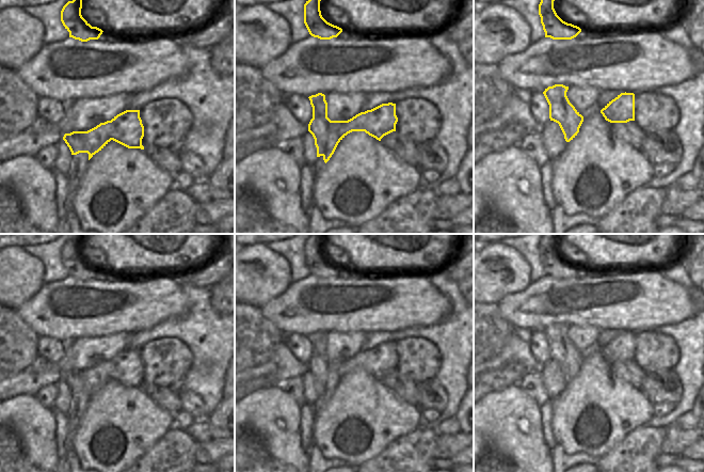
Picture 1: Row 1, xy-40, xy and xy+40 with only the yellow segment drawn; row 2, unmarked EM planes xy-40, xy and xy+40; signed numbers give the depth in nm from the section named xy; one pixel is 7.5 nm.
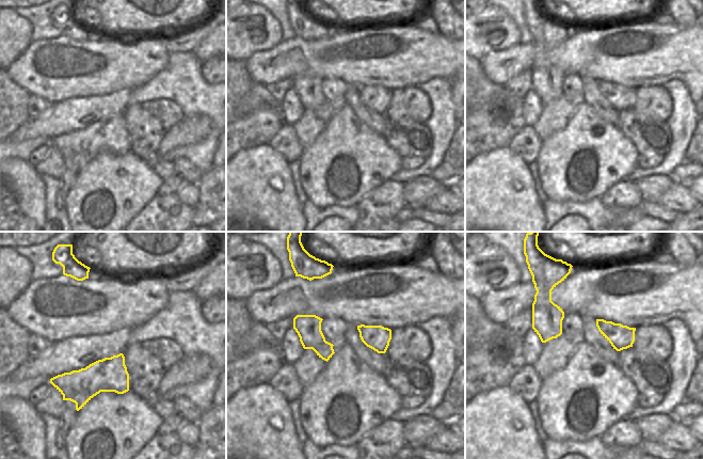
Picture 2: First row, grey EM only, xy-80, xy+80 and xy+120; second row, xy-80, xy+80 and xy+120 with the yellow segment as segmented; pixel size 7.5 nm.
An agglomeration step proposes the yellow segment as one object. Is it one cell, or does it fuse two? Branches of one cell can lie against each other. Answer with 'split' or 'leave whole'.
split

